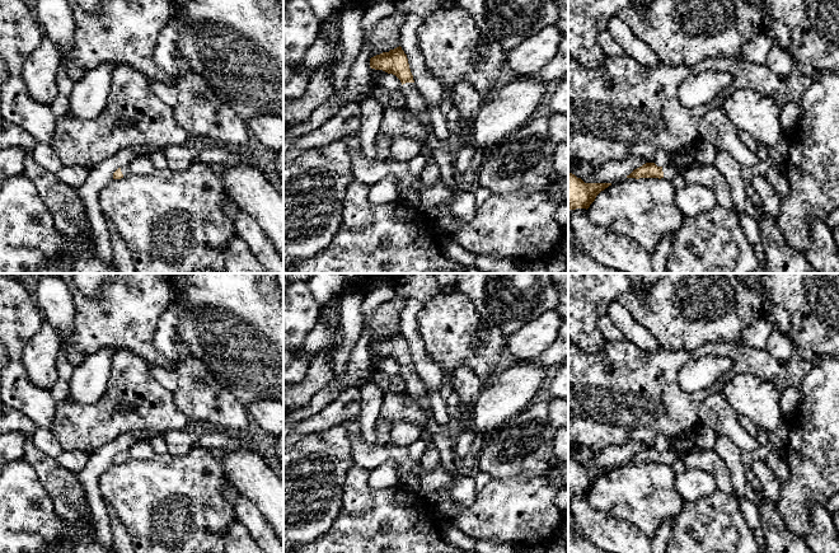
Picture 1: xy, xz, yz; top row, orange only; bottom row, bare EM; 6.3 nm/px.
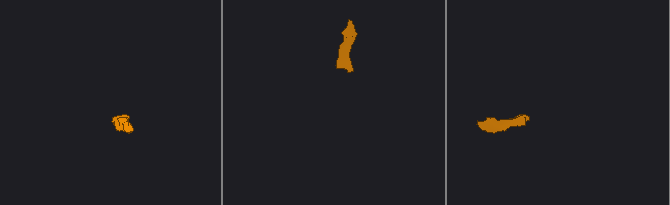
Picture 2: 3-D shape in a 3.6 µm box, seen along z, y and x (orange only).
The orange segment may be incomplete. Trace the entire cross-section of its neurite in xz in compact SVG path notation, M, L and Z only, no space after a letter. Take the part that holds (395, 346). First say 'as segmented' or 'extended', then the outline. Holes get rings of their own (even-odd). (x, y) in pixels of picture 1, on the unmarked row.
extended; M399 331L389 337L383 337L371 342L370 352L393 358L400 365L400 375L406 383L406 392L417 402L420 407L426 409L432 416L432 408L426 389L414 370L407 339L402 332Z

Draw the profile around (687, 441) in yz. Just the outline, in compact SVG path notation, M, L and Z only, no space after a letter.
M686 432L681 436L672 439L672 447L678 450L689 451L694 446L695 446L695 432Z

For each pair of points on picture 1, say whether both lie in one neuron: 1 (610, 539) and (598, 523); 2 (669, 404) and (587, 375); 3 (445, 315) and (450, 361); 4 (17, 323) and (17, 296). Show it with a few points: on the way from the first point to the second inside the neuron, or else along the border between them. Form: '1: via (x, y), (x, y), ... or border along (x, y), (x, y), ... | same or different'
1: via (609, 535), (600, 526) | same
2: via (655, 389), (647, 389), (641, 384), (610, 384) | same
3: via (445, 327), (444, 331), (448, 334), (450, 350) | same
4: via (17, 317), (17, 303) | same

